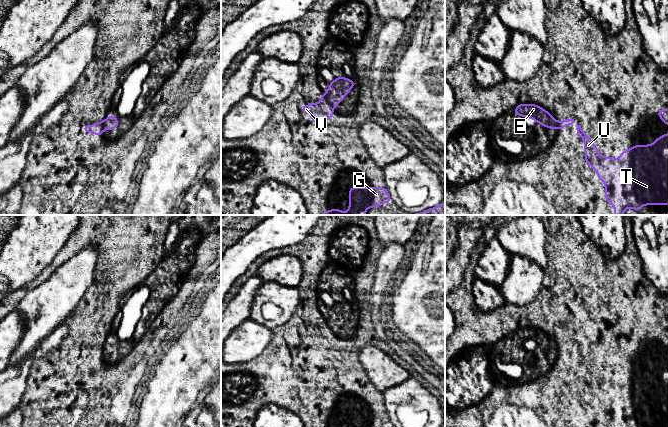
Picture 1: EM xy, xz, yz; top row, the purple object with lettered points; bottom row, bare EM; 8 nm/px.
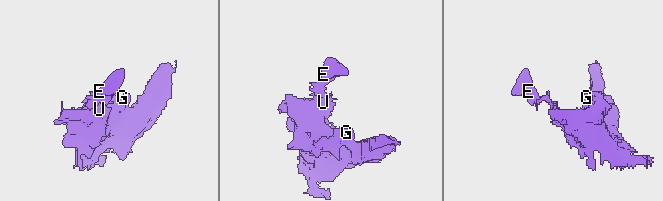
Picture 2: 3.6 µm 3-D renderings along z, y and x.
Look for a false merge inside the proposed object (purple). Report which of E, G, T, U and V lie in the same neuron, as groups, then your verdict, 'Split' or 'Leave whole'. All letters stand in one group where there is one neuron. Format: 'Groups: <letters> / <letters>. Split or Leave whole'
Groups: E / G T U V. Split

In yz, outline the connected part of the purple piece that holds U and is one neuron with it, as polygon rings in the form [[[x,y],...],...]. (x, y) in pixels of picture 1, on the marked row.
[[[577,125],[577,136],[584,139],[586,163],[592,165],[598,179],[605,182],[605,200],[616,208],[613,215],[622,215],[628,207],[641,213],[642,205],[668,205],[668,134],[658,137],[652,145],[634,145],[632,149],[624,150],[616,161],[612,157],[602,157],[597,152],[598,147],[592,143],[592,139],[580,125]]]

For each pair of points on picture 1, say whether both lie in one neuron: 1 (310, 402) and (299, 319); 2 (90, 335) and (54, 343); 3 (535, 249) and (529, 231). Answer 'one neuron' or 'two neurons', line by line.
1: one neuron
2: two neurons
3: one neuron

